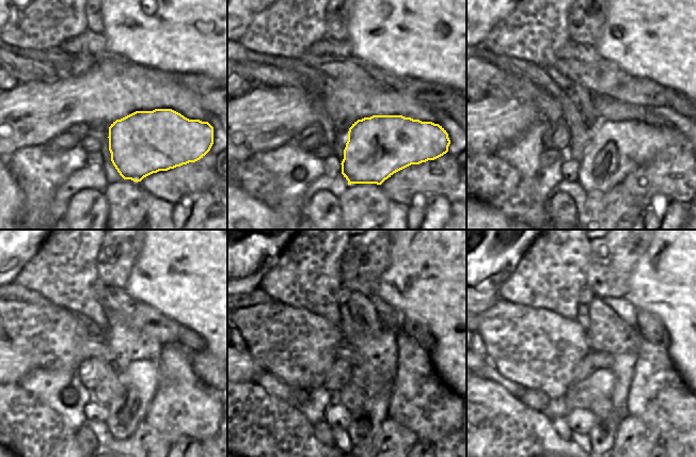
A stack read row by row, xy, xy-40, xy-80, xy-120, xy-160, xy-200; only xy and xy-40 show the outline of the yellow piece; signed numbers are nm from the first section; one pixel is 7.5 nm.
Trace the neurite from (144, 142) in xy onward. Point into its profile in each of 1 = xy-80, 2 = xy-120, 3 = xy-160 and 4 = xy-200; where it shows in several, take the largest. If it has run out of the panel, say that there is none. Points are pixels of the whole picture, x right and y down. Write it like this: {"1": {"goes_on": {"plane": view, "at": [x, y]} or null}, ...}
{"1": {"goes_on": {"plane": "xy-80", "at": [616, 148]}}, "2": {"goes_on": {"plane": "xy-120", "at": [137, 383]}}, "3": {"goes_on": {"plane": "xy-160", "at": [364, 422]}}, "4": {"goes_on": {"plane": "xy-200", "at": [602, 434]}}}

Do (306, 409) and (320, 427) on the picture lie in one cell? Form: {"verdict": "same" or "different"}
{"verdict": "different"}

